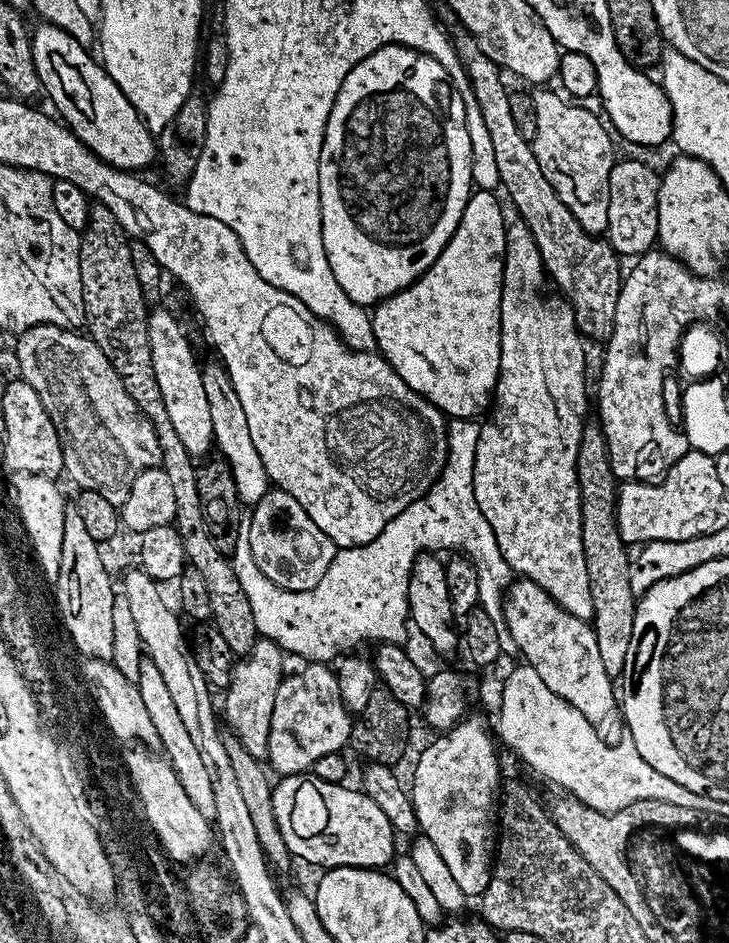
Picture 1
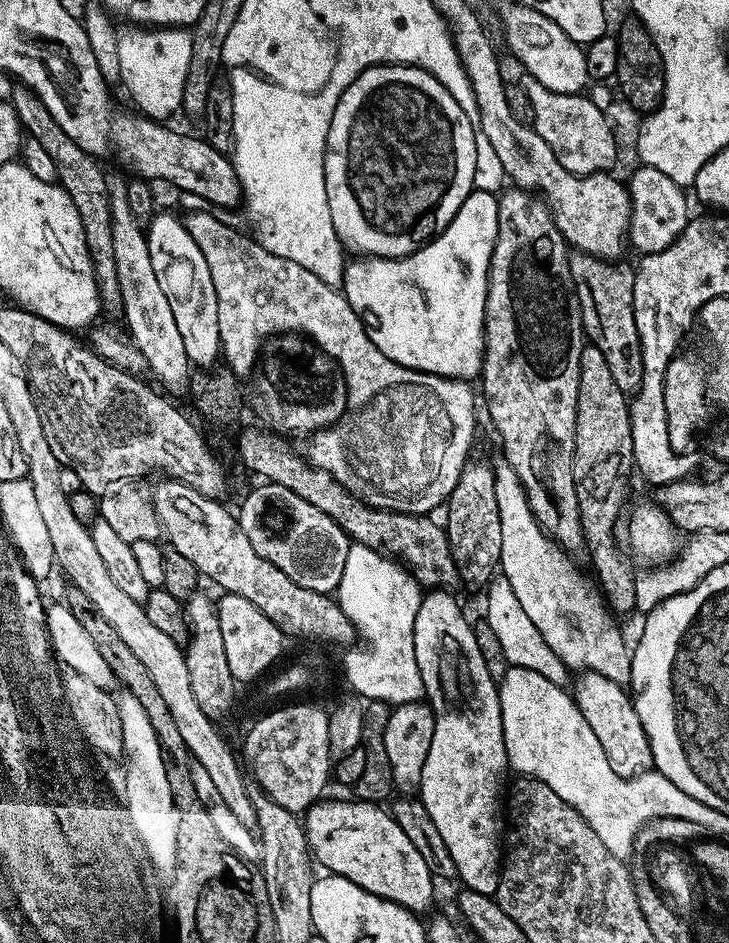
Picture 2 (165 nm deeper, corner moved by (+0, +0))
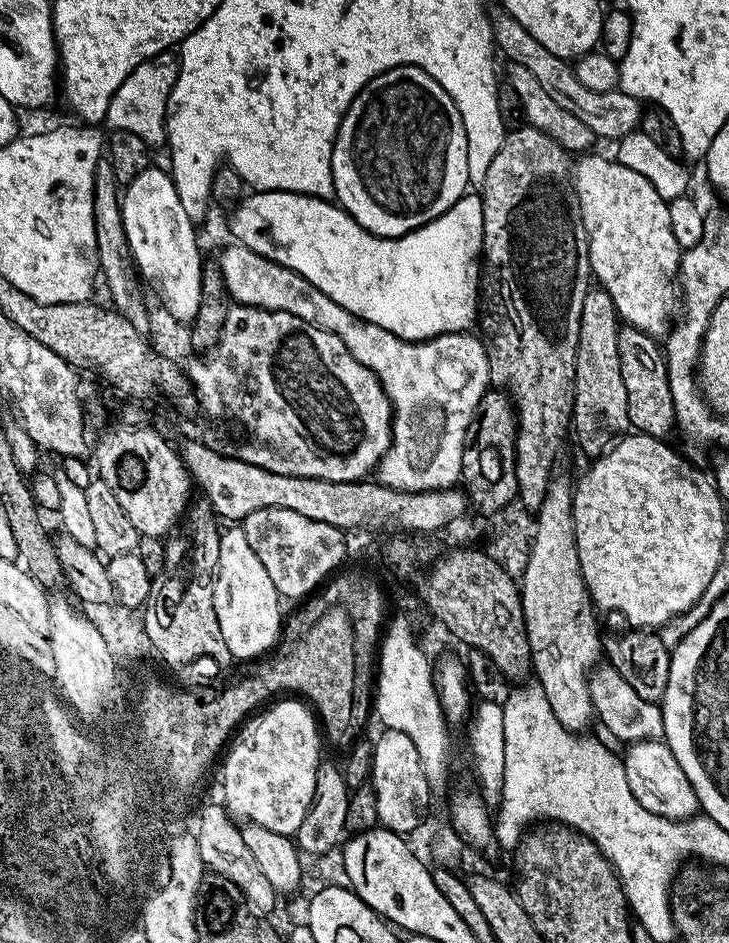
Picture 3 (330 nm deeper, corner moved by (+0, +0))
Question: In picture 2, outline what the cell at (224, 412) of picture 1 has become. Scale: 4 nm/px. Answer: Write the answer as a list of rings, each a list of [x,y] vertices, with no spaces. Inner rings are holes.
[[[157,211],[152,219],[147,221],[146,235],[154,275],[162,285],[166,302],[170,302],[174,323],[178,326],[178,334],[182,334],[182,343],[186,346],[189,365],[207,370],[222,356],[218,334],[218,294],[214,294],[214,278],[210,278],[210,266],[206,266],[206,258],[202,258],[198,242],[190,238],[179,215],[176,217],[168,212]]]

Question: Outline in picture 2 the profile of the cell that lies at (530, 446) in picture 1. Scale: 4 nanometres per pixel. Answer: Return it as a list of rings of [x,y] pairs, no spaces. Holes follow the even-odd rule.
[[[500,458],[495,461],[496,481],[494,492],[498,497],[498,518],[502,518],[502,554],[499,571],[510,582],[514,595],[522,610],[526,610],[530,622],[538,629],[538,634],[546,638],[546,646],[558,654],[558,658],[569,670],[580,668],[581,673],[597,672],[602,678],[610,678],[610,682],[624,686],[632,679],[632,652],[630,644],[624,641],[618,625],[612,621],[613,615],[595,587],[588,585],[588,580],[579,572],[577,561],[573,560],[538,523],[528,505],[528,499],[520,485],[518,474]]]

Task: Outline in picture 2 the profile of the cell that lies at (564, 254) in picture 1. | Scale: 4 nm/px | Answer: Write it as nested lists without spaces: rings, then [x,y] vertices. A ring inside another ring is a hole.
[[[577,250],[569,255],[568,265],[578,294],[585,337],[602,350],[618,390],[635,394],[642,386],[642,350],[634,320],[633,269]]]

